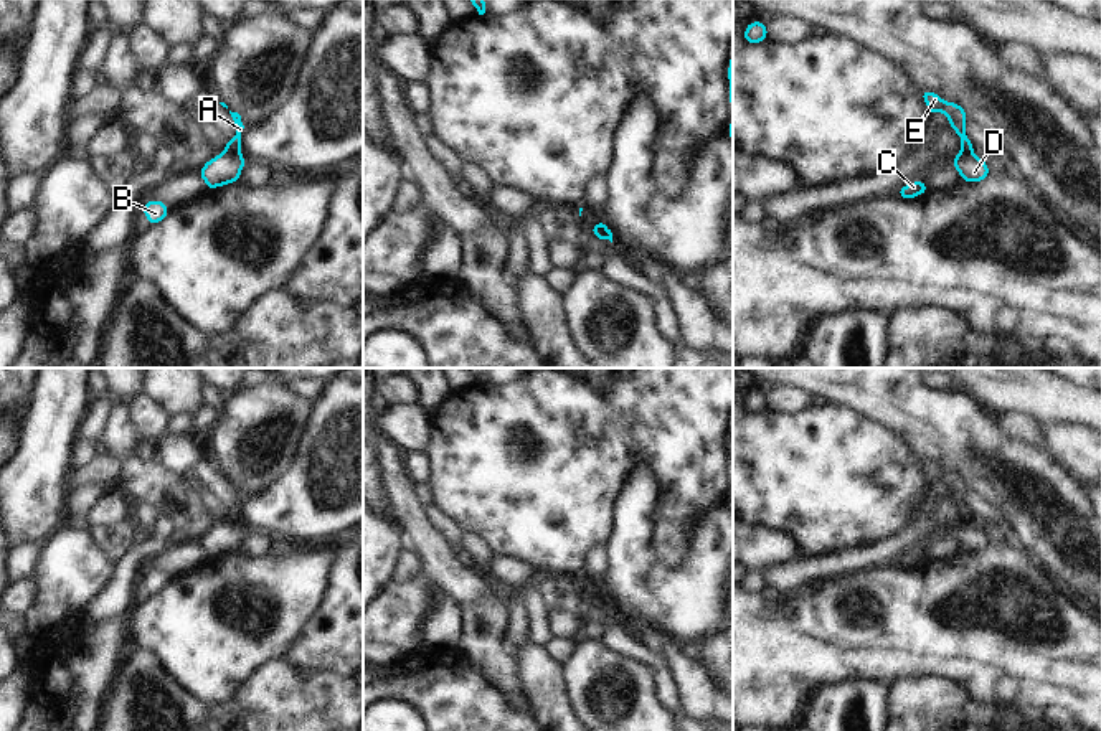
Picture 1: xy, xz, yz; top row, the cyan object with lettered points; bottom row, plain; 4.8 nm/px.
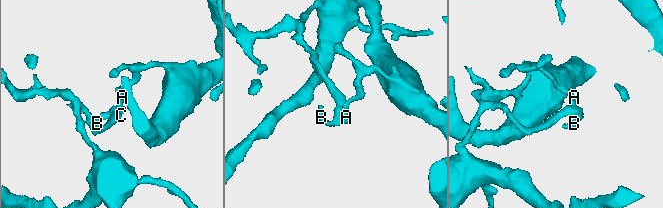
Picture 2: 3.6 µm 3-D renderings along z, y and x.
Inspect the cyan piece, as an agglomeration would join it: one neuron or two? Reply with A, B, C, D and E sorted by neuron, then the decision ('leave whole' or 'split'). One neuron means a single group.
groups A E / B C D; split

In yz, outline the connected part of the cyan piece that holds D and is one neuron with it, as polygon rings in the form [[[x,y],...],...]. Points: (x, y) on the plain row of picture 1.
[[[957,523],[952,526],[951,535],[959,541],[964,553],[979,553],[990,545],[987,531],[974,523]]]

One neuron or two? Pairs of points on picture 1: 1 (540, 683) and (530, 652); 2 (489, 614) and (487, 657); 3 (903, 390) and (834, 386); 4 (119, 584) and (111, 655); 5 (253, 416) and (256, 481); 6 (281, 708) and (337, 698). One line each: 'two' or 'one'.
1: one
2: one
3: one
4: two
5: one
6: one

